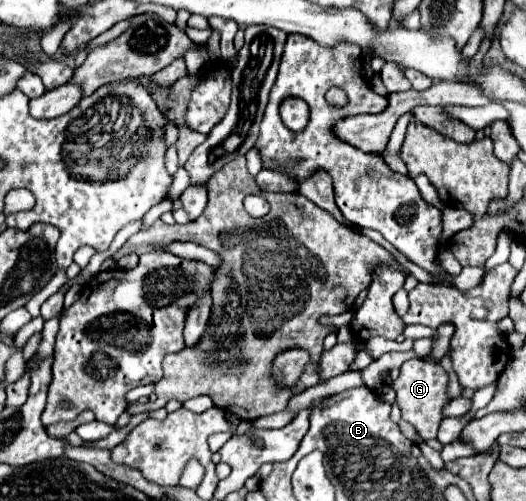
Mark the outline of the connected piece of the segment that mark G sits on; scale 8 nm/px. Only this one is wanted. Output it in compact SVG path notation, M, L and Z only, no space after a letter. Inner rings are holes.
M411 359L406 361L400 367L400 377L396 381L390 381L390 375L384 373L384 383L390 383L392 389L396 391L398 397L398 407L402 411L402 419L406 419L408 423L414 425L414 429L418 431L418 435L428 441L428 439L436 439L438 427L444 419L444 407L452 401L448 397L448 373L442 369L442 365L438 363L426 363L426 361L417 361Z

